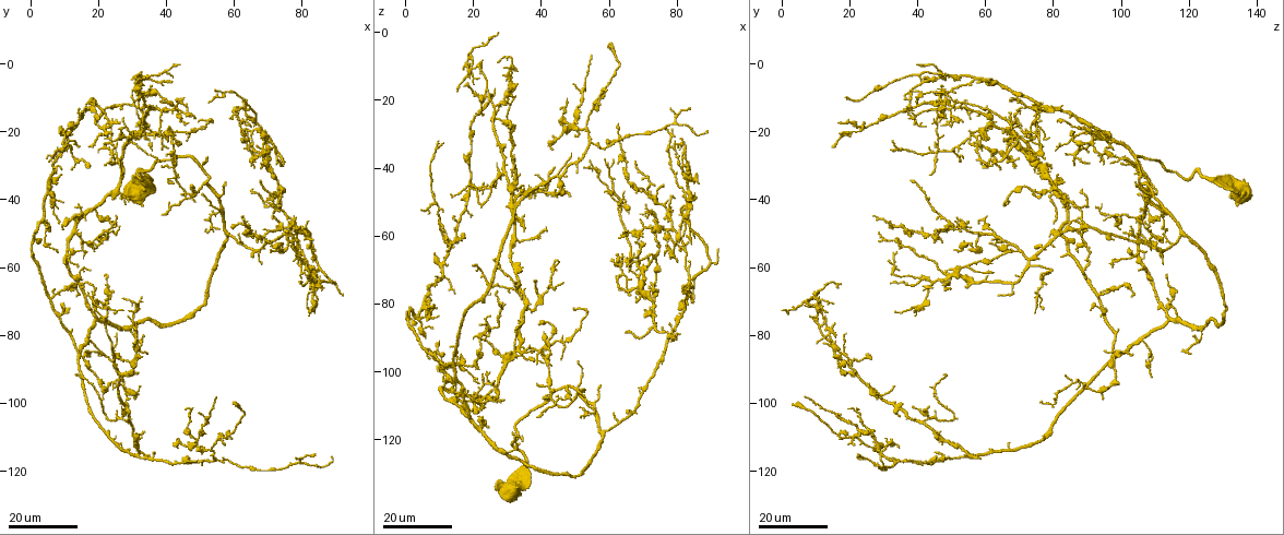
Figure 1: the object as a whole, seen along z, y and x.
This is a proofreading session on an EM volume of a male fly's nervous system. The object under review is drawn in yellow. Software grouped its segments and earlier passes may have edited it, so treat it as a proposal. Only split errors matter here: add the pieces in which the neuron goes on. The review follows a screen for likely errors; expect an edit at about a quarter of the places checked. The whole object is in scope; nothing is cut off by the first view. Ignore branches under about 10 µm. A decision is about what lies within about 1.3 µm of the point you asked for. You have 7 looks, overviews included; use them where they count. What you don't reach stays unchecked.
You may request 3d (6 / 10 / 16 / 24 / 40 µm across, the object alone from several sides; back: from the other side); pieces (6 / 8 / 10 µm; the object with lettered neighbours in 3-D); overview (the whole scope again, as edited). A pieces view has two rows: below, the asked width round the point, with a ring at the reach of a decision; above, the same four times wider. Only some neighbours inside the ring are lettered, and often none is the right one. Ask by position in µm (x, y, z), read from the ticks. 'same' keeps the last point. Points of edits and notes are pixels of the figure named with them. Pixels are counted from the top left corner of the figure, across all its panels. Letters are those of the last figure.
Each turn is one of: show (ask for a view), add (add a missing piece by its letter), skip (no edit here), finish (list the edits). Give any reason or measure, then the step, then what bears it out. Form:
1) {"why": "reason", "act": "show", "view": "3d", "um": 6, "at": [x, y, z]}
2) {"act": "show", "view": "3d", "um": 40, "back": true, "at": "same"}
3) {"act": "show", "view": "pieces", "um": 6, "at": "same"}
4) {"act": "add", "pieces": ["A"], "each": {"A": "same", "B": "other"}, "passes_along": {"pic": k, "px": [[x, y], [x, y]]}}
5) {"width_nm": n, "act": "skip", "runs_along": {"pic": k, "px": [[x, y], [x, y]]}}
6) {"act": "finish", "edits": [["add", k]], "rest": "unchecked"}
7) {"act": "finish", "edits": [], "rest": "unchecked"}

{"why": "tapers out", "act": "show", "view": "3d", "um": 24, "at": [92.5, 68.0, 64.0]}

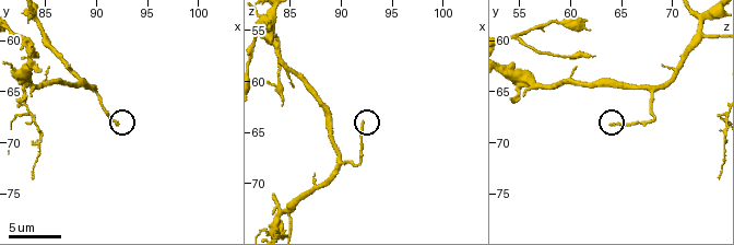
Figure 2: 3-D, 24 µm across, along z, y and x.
{"act": "show", "view": "pieces", "um": 8, "at": [92.2, 68.2, 64.0]}

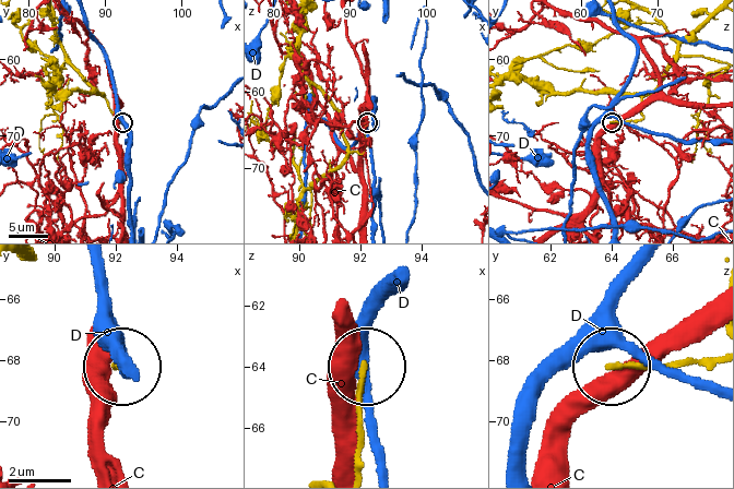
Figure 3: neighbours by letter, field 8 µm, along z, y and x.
{"act": "skip", "each": {"C": "other", "D": "other"}, "runs_along": {"pic": 3, "px": [[713, 364], [614, 364]]}, "found": "no lettered piece goes on from it"}

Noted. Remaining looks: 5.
{"why": "end of a long branch", "act": "show", "view": "3d", "um": 16, "at": [82.0, 73.5, 33.5]}

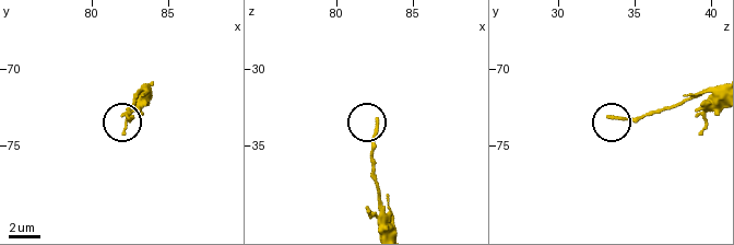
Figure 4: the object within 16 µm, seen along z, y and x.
{"act": "show", "view": "pieces", "um": 8, "at": [82.6, 73.2, 33.4]}

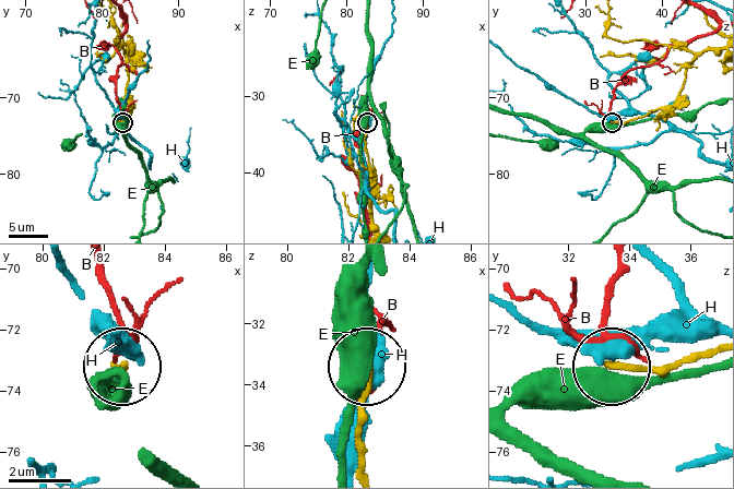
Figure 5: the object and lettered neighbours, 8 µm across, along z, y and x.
{"act": "skip", "each": {"B": "other", "E": "other", "H": "other"}, "runs_along": {"pic": 5, "px": [[709, 348], [662, 367], [611, 367]]}, "found": "none of them fits"}

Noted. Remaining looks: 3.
{"why": "free end", "act": "show", "view": "3d", "um": 24, "at": [60.0, 47.5, 33.0]}

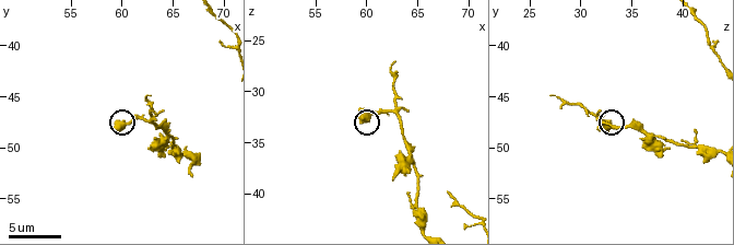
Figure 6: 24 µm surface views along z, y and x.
{"why": "see the neighbours", "act": "show", "view": "pieces", "um": 6, "at": [59.6, 48.2, 32.8]}

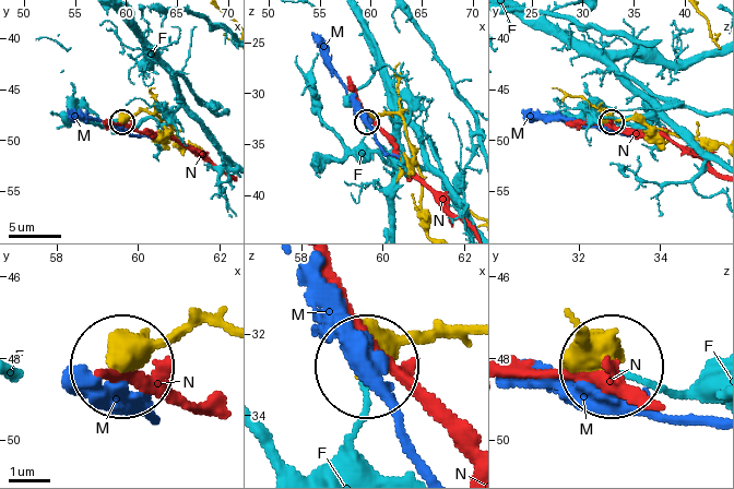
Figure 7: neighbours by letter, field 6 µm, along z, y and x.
{"act": "skip", "each": {"F": "other", "M": "other", "N": "other"}, "found": "none of them fits"}

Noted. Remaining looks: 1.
{"act": "finish", "edits": [], "rest": "unchecked"}

